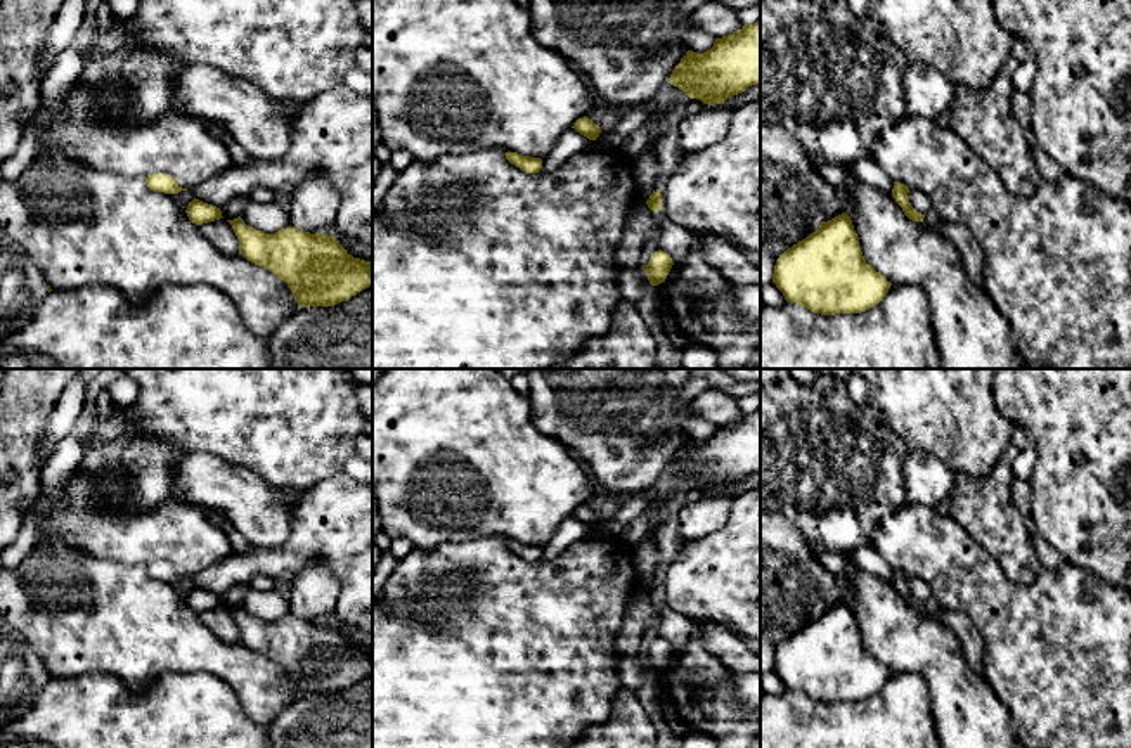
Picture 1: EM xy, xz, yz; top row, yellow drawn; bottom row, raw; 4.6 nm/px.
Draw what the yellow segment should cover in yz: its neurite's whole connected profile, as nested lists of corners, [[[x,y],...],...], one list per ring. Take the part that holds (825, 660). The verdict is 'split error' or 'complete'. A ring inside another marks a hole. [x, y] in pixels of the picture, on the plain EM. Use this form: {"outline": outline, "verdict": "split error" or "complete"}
{"outline": [[[842,601],[788,635],[774,653],[772,670],[785,687],[821,703],[861,701],[890,677],[866,651],[852,608]]], "verdict": "complete"}

